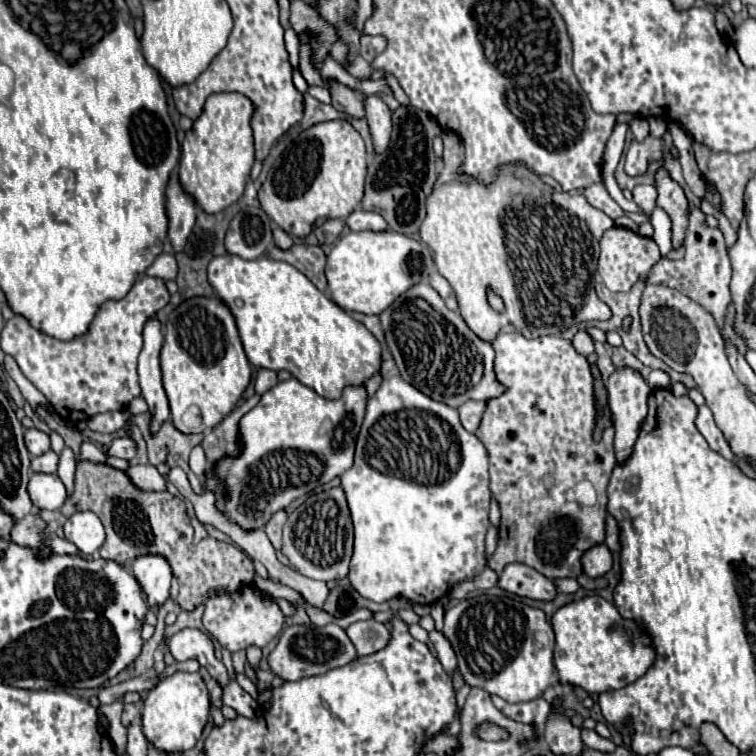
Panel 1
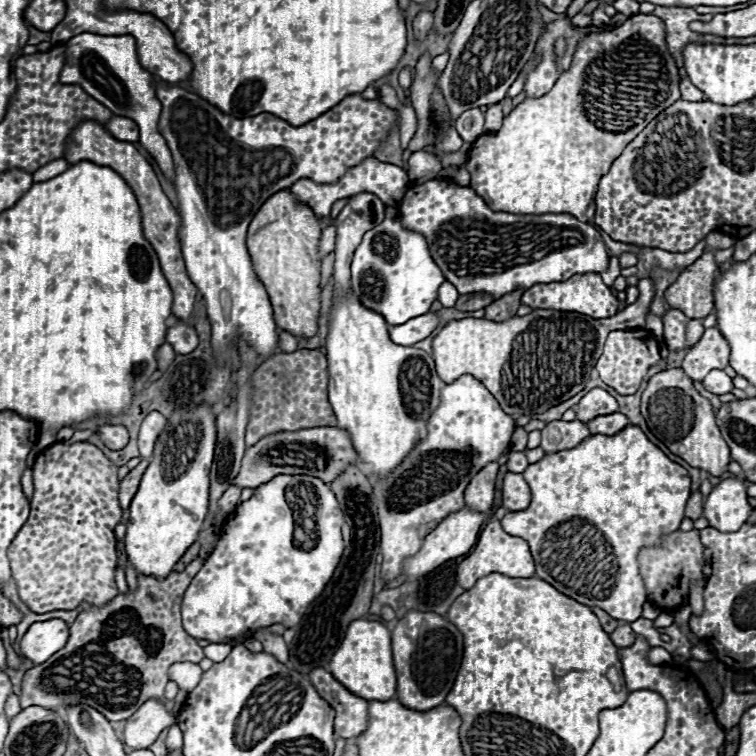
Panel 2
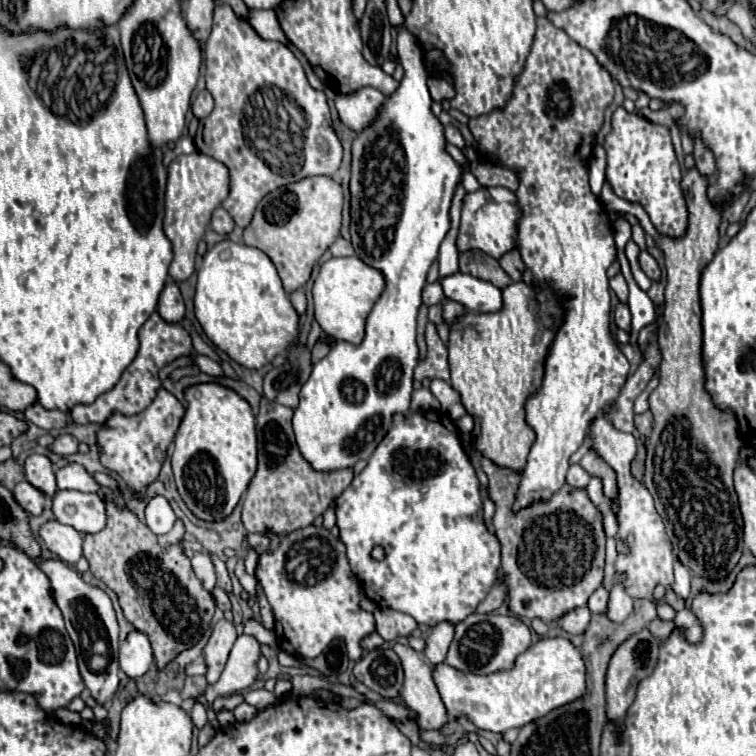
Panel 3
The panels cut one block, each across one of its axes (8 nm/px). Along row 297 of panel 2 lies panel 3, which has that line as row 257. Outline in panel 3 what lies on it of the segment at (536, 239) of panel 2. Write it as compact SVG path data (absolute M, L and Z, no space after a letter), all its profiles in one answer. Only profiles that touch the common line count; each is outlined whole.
M480 188L466 196L462 208L462 220L458 228L456 248L458 252L482 250L484 254L500 260L504 254L518 248L518 226L520 226L520 206L516 204L516 194L508 188Z

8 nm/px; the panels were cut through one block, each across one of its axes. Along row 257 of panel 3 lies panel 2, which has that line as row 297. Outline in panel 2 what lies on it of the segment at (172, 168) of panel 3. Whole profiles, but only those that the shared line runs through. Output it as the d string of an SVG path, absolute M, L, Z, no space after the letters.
M82 122L68 140L68 150L66 150L66 160L68 164L78 164L78 162L94 162L100 166L110 166L112 170L116 170L126 182L128 186L134 190L138 204L140 204L140 212L142 212L142 232L144 238L150 240L152 248L158 254L162 272L172 288L174 294L174 306L172 312L178 320L188 320L188 316L194 310L194 302L196 302L196 294L198 288L190 282L186 268L184 268L184 260L182 260L182 250L180 250L180 238L178 238L178 230L180 230L180 216L174 210L174 206L170 204L170 200L166 198L166 194L160 188L160 180L154 174L150 162L136 150L136 146L132 142L120 142L116 138L112 138L100 124L96 122Z

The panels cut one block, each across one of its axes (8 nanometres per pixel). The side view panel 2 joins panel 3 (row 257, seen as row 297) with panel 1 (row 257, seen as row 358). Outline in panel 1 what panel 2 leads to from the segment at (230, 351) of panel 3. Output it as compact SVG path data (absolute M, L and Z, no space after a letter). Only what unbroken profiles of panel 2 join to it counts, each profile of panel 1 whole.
M226 254L210 262L208 280L216 296L232 310L252 366L288 370L326 400L338 400L346 386L364 386L366 380L380 374L382 346L372 332L288 262L244 260Z

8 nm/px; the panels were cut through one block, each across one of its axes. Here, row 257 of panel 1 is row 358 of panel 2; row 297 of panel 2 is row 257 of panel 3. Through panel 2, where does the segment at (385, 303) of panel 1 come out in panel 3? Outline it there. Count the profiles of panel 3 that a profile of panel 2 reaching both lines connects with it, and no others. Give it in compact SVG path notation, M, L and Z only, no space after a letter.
M330 258L320 266L312 286L314 316L330 340L360 344L364 338L366 318L384 290L384 278L378 270L366 266L360 258Z

